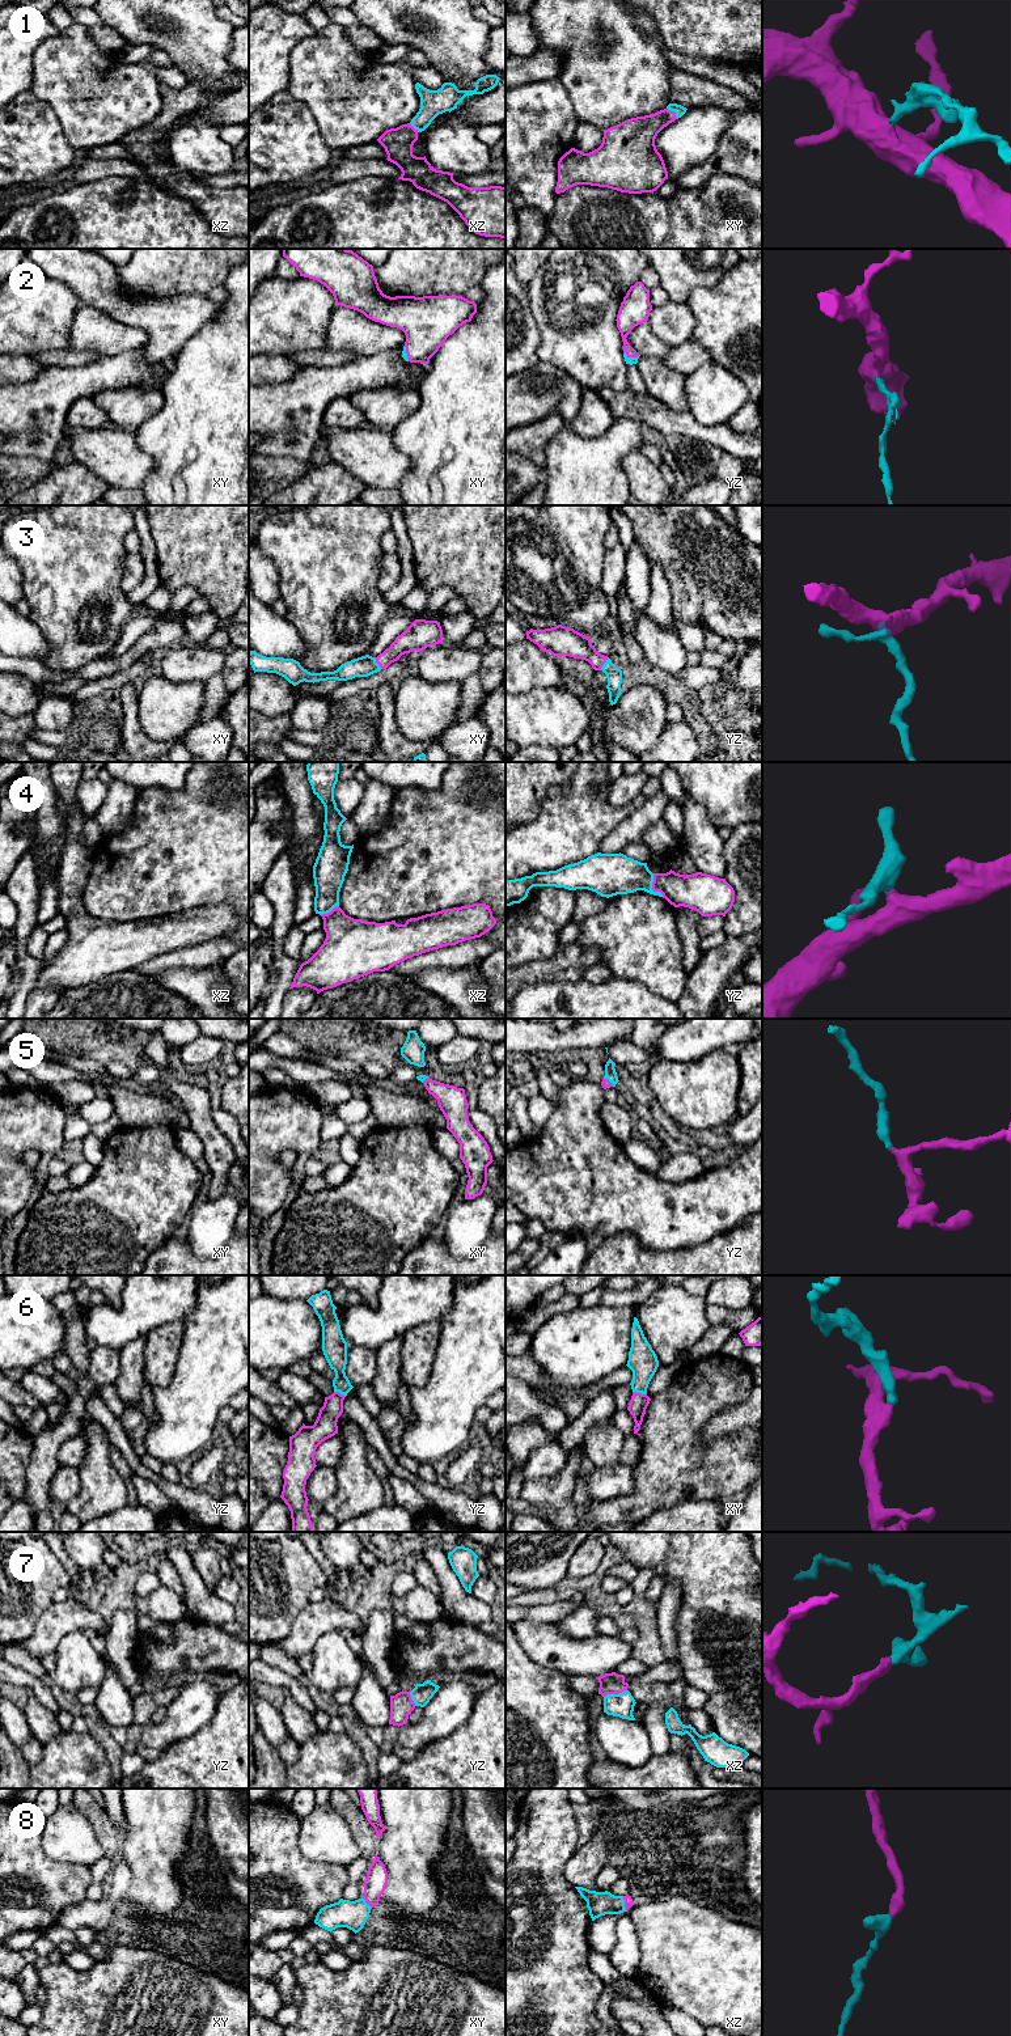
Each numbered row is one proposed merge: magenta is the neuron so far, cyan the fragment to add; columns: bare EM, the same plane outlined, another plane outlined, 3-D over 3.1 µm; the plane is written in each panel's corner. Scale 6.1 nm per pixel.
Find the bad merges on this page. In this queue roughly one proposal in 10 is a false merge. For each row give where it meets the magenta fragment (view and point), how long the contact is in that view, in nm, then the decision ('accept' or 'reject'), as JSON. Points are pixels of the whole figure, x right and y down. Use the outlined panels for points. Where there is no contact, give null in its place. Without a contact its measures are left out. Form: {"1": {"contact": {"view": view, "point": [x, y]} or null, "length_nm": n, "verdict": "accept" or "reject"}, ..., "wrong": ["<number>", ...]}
{"1": {"contact": {"view": "xy", "point": [673, 111]}, "length_nm": 100, "verdict": "accept"}, "2": {"contact": {"view": "yz", "point": [631, 356]}, "length_nm": 110, "verdict": "accept"}, "3": {"contact": {"view": "yz", "point": [604, 663]}, "length_nm": 90, "verdict": "accept"}, "4": {"contact": {"view": "yz", "point": [652, 887]}, "length_nm": 160, "verdict": "accept"}, "5": {"contact": {"view": "yz", "point": [609, 1082]}, "length_nm": 80, "verdict": "accept"}, "6": {"contact": {"view": "xy", "point": [639, 1393]}, "length_nm": 90, "verdict": "accept"}, "7": {"contact": {"view": "xz", "point": [614, 1693]}, "length_nm": 150, "verdict": "accept"}, "8": {"contact": {"view": "xz", "point": [625, 1903]}, "length_nm": 90, "verdict": "accept"}, "wrong": []}

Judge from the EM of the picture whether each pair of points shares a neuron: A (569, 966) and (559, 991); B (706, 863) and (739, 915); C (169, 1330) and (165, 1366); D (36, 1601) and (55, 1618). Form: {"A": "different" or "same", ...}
{"A": "different", "B": "different", "C": "same", "D": "different"}

